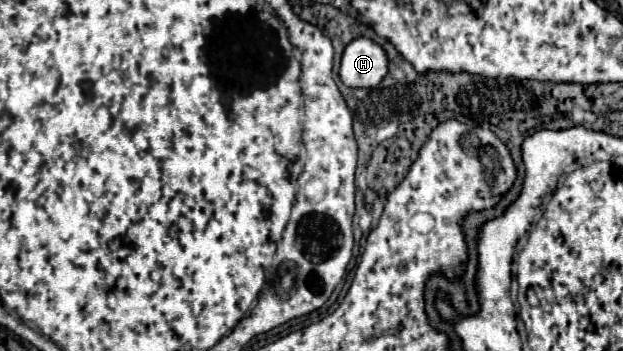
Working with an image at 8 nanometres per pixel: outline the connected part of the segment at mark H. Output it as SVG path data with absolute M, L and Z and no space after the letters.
M359 37L345 47L339 75L347 87L377 87L387 73L387 53L375 41Z

